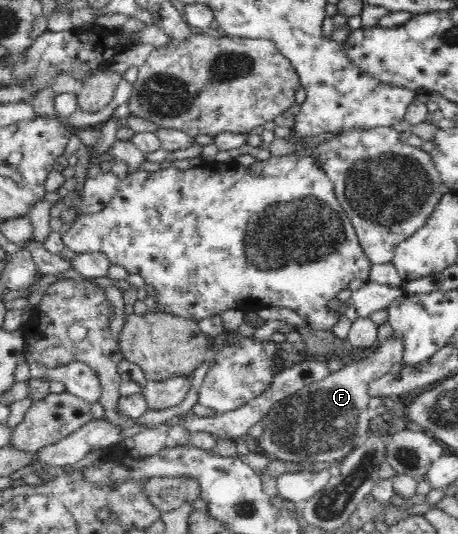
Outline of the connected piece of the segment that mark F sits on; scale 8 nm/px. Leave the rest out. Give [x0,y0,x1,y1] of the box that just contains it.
[256,334,403,465]

